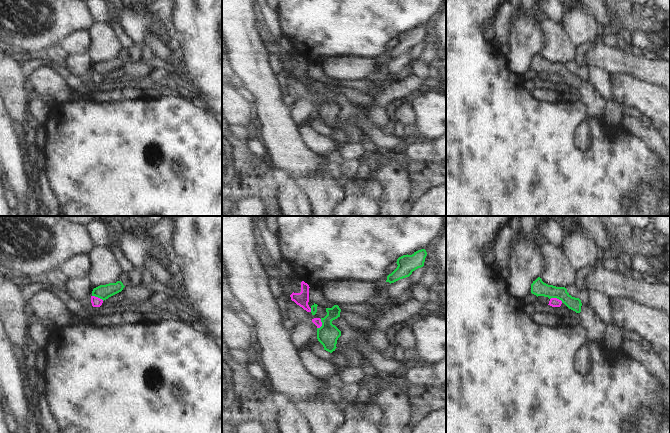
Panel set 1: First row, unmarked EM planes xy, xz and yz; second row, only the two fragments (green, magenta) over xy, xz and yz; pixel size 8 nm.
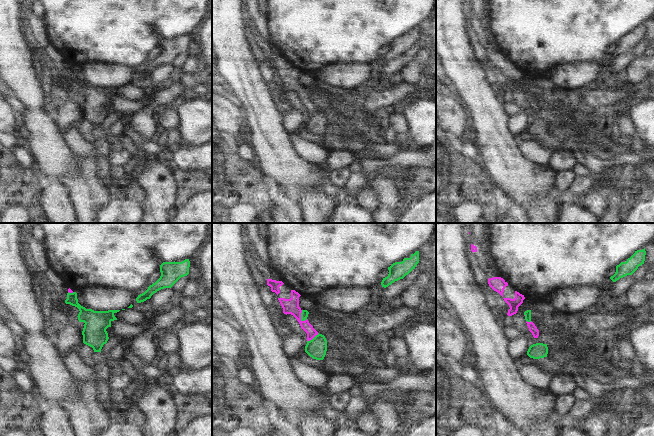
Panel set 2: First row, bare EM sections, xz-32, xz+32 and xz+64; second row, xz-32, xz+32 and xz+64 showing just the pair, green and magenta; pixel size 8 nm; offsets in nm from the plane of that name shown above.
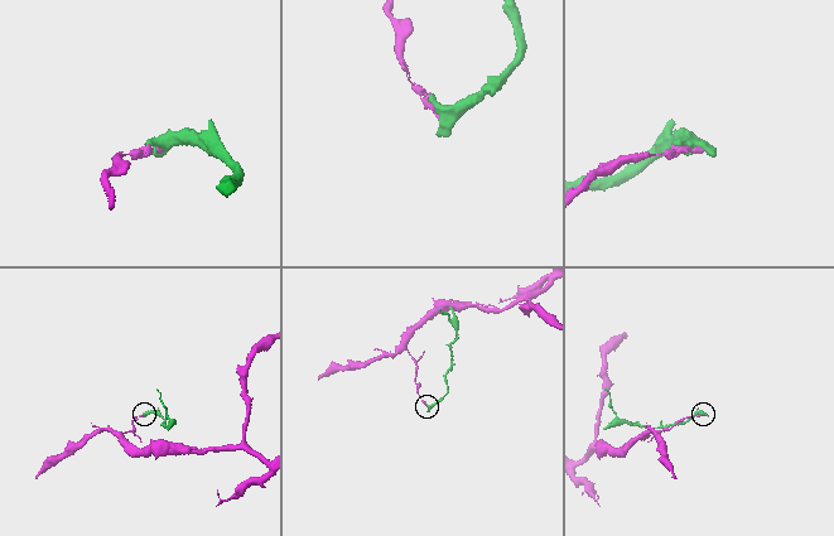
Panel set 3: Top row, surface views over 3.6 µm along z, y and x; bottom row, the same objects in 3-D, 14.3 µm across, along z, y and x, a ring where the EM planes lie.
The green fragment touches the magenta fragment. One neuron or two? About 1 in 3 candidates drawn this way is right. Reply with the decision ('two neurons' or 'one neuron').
two neurons

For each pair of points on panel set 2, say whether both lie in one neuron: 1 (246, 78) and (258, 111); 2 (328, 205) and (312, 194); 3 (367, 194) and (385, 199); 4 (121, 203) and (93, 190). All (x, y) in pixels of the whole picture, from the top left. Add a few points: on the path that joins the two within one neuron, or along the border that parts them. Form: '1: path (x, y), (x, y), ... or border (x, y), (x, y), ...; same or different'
1: path (247, 86), (251, 90), (256, 103); same
2: path (324, 205), (316, 198); same
3: border (366, 185), (377, 200), (377, 207), (372, 212); different
4: border (111, 198), (98, 212); different

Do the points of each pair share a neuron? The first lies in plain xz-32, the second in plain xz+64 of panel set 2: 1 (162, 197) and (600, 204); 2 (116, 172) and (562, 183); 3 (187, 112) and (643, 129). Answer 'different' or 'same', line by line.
1: different
2: same
3: same

